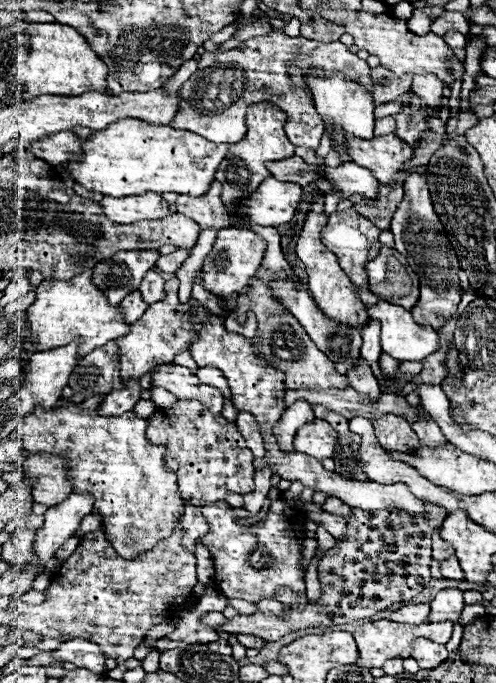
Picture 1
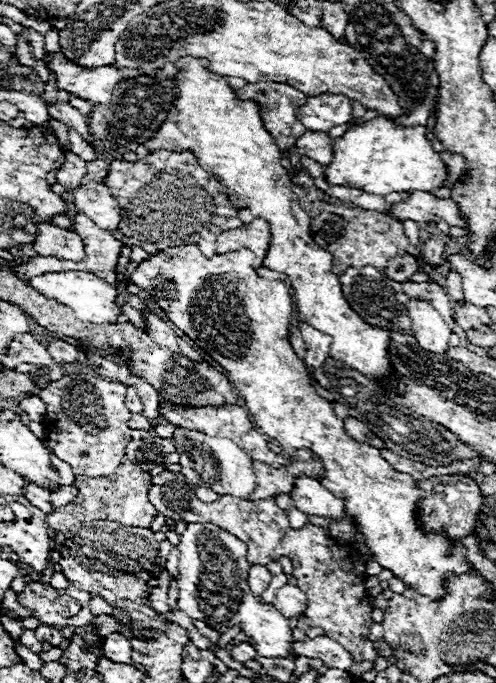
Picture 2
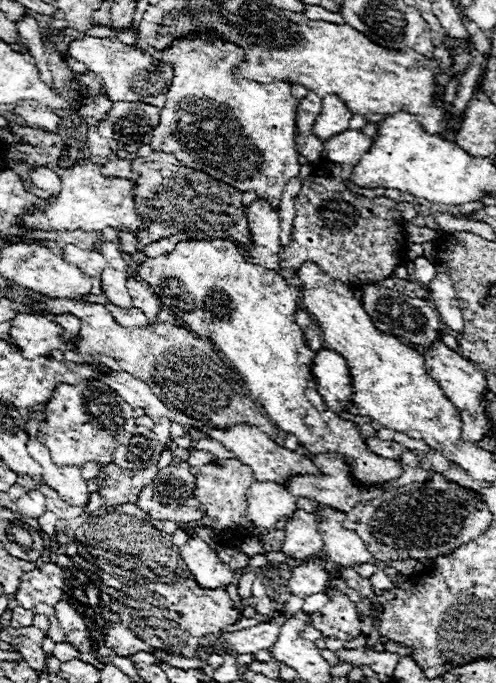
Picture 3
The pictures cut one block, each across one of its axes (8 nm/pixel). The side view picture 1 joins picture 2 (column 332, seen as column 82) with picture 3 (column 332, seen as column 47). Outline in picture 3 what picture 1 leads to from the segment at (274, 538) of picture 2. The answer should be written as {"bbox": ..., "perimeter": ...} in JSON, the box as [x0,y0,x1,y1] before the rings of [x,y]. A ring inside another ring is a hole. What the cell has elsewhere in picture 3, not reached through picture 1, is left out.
{"bbox":[310,590,362,640],"perimeter":[[[326,590],[330,602],[310,616],[310,626],[320,630],[324,636],[354,640],[362,634],[362,620],[356,612],[354,602],[336,590]]]}

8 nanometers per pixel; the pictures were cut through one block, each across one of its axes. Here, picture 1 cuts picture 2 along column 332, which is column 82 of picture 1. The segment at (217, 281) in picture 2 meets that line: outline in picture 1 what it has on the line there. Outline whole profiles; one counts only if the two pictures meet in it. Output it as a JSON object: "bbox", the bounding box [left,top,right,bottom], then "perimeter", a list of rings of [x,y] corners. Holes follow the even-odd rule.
{"bbox":[20,404,184,560],"perimeter":[[[70,404],[62,410],[44,412],[42,408],[24,416],[20,434],[24,440],[24,448],[30,454],[50,452],[54,456],[68,458],[68,480],[72,482],[72,492],[82,492],[94,496],[92,514],[102,516],[102,530],[114,550],[134,560],[136,556],[152,550],[160,540],[172,536],[176,522],[184,512],[184,500],[180,498],[176,486],[176,474],[164,468],[164,446],[152,446],[144,438],[148,420],[136,418],[134,412],[126,412],[124,416],[98,416],[96,412],[84,412],[80,404]]]}

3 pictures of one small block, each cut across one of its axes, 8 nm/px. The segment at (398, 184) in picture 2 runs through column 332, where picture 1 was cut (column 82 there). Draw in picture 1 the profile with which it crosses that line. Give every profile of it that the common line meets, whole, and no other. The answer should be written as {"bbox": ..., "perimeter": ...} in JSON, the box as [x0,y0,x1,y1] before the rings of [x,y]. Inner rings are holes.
{"bbox":[66,118,228,198],"perimeter":[[[126,118],[114,122],[106,130],[92,132],[92,136],[82,142],[82,158],[70,160],[66,172],[76,184],[112,198],[140,196],[146,192],[202,196],[212,184],[216,168],[224,160],[226,152],[228,146],[212,144],[188,130],[174,130],[167,125],[156,126]]]}

